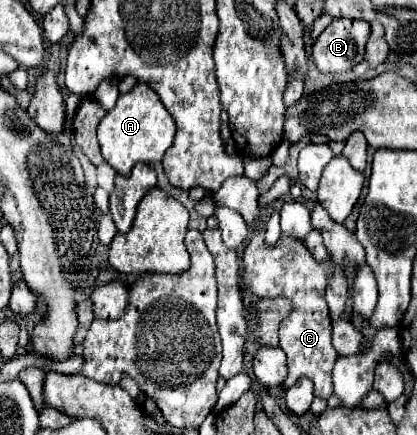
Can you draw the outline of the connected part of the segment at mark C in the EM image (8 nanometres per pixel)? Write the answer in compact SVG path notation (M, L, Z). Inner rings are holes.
M259 221L259 229L255 231L255 235L251 237L251 241L247 243L245 251L243 251L243 273L241 273L241 281L243 281L243 289L259 299L275 299L275 297L287 297L293 303L293 311L283 319L281 329L279 329L279 347L285 351L287 355L287 367L289 367L289 375L283 381L283 389L289 389L299 377L309 377L315 383L315 397L321 399L329 399L329 391L333 389L331 383L331 369L335 365L337 359L337 351L331 343L331 317L329 317L329 307L325 303L325 289L327 289L327 281L333 273L333 263L329 261L317 261L309 249L303 245L303 241L283 235L279 237L279 241L275 245L267 245L265 243L265 221Z

